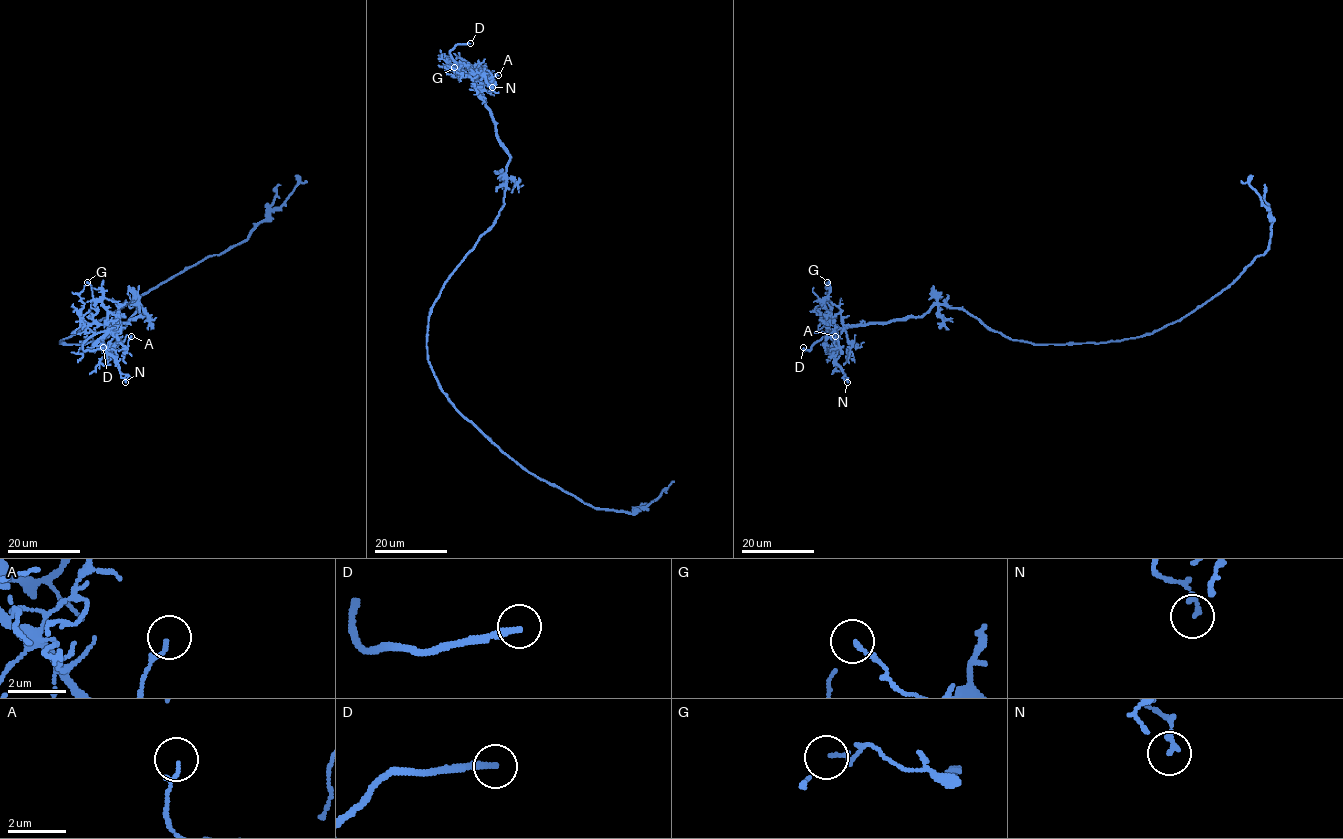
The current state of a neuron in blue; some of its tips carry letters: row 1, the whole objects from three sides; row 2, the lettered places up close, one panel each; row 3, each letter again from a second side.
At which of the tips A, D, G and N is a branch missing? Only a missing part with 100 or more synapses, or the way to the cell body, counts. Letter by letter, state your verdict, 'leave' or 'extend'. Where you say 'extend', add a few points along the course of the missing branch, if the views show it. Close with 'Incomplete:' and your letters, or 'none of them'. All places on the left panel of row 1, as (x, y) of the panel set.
A: leave
D: extend; course (103, 347), (111, 347), (120, 359), (137, 361), (172, 329), (180, 315)
G: leave
N: leave
Incomplete: D

